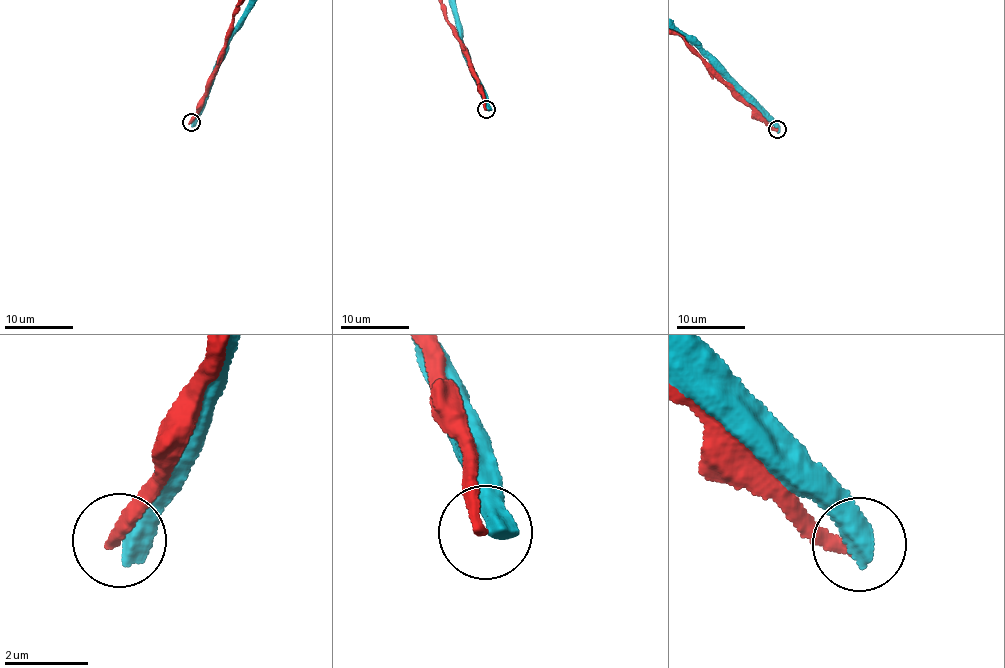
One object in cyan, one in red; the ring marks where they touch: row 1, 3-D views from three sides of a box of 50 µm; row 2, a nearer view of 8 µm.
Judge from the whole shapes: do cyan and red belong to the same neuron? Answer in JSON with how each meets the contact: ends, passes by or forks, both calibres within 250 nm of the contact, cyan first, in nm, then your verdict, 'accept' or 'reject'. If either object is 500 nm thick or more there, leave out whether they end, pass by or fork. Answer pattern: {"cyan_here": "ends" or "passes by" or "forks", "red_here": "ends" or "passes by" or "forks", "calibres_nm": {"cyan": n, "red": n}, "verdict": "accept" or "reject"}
{"calibres_nm": {"cyan": 600, "red": 280}, "verdict": "reject"}

